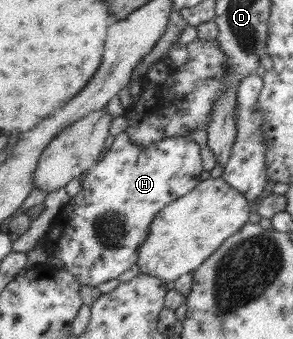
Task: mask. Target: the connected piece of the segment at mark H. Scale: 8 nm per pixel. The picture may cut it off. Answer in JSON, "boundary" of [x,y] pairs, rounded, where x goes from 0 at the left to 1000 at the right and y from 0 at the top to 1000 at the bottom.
{"boundary":[[[430,386],[403,392],[392,401],[382,431],[369,440],[369,448],[328,475],[311,499],[280,519],[280,558],[235,587],[229,602],[184,643],[184,673],[157,690],[171,699],[171,711],[157,717],[164,729],[154,732],[167,758],[188,755],[201,761],[212,770],[215,791],[239,802],[239,808],[273,832],[273,841],[334,847],[338,835],[375,823],[396,823],[406,811],[416,811],[423,799],[437,799],[451,782],[468,776],[478,729],[491,726],[491,711],[498,711],[505,699],[512,658],[526,652],[526,643],[546,628],[546,619],[560,617],[577,599],[601,593],[611,581],[635,575],[676,546],[683,478],[686,469],[676,469],[676,422],[648,401],[587,401],[539,413],[539,419],[512,422],[512,431],[478,431],[478,425],[457,425],[457,419],[444,413],[444,401],[430,395]]]}

